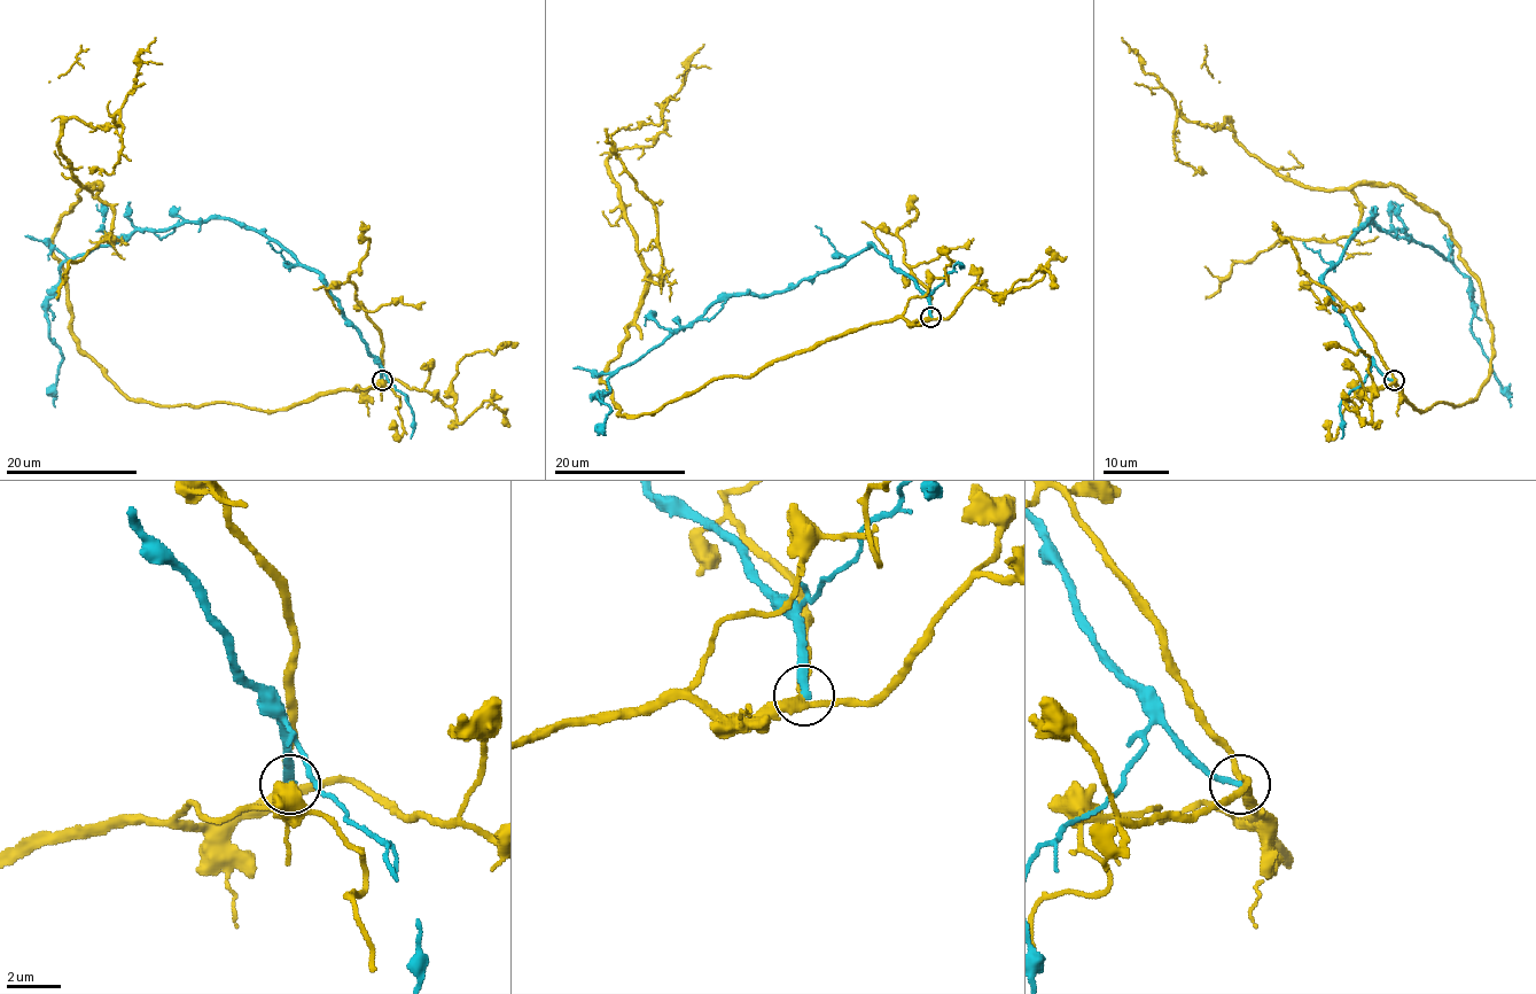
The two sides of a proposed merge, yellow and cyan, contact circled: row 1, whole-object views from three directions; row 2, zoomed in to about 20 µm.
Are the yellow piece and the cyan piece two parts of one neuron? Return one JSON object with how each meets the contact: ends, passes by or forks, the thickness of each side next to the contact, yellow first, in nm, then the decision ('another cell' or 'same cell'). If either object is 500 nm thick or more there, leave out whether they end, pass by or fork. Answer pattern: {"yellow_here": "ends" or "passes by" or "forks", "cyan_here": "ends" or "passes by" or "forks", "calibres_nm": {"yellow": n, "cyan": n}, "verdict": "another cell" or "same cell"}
{"yellow_here": "forks", "cyan_here": "ends", "calibres_nm": {"yellow": 320, "cyan": 280}, "verdict": "another cell"}

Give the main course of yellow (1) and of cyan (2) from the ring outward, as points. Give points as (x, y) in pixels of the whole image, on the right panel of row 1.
1: (1394, 380), (1424, 410), (1488, 377), (1480, 279), (1440, 216), (1396, 185), (1277, 175), (1122, 38)
2: (1394, 380), (1357, 343), (1323, 280), (1372, 218), (1378, 227), (1427, 245), (1470, 280), (1472, 335), (1511, 406)

